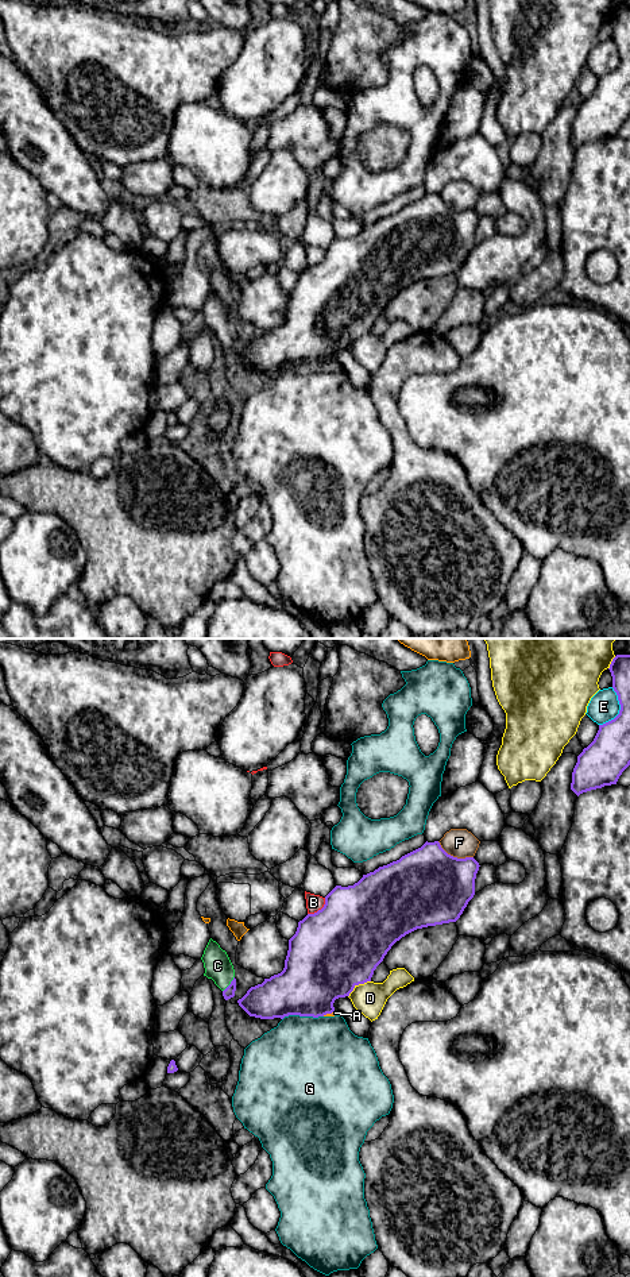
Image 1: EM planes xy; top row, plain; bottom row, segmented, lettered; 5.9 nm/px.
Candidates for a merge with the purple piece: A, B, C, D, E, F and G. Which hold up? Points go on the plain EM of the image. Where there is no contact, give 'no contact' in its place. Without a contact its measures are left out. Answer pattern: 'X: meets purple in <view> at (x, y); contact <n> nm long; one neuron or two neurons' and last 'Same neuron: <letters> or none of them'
A: meets purple in xy at (328, 365); contact 80 nm long; two neurons
B: meets purple in xy at (319, 262); contact 150 nm long; two neurons
C: meets purple in xy at (230, 336); contact 120 nm long; one neuron
D: meets purple in xy at (358, 336); contact 170 nm long; two neurons
E: meets purple in xy at (619, 62); contact 240 nm long; two neurons
F: meets purple in xy at (455, 209); contact 240 nm long; two neurons
G: meets purple in xy at (302, 367); contact 240 nm long; two neurons
Same neuron: C

